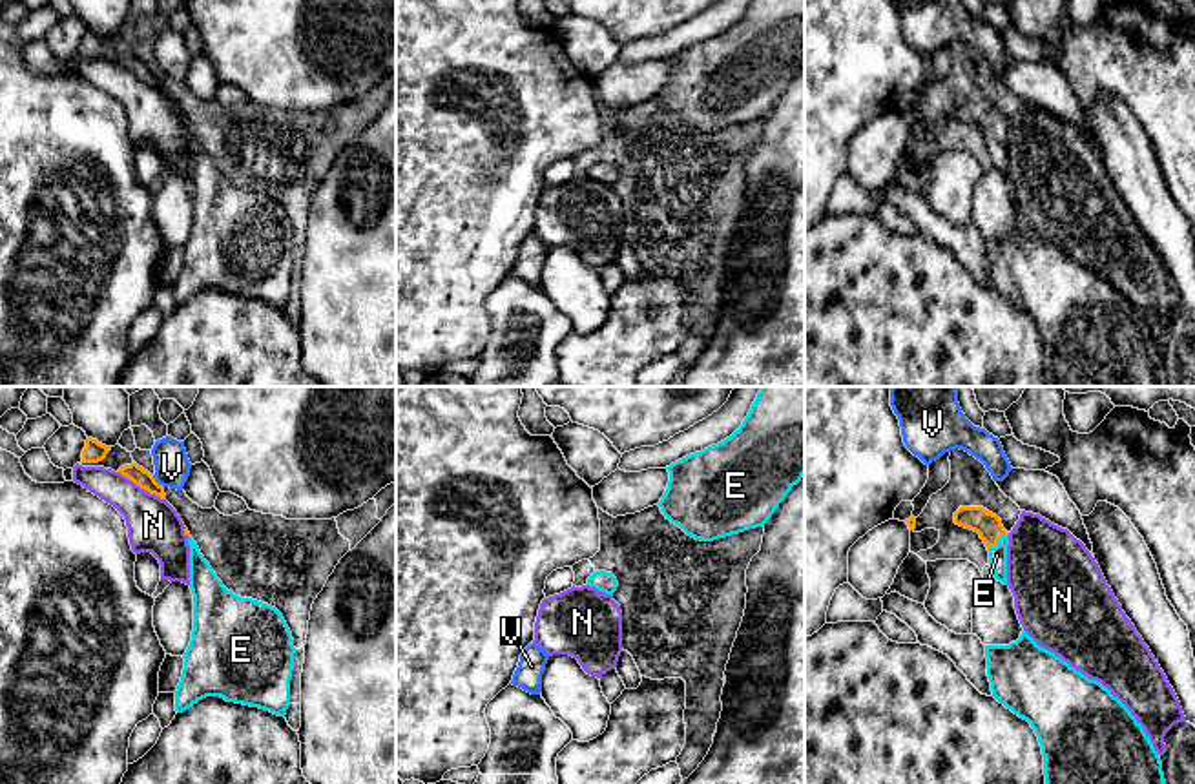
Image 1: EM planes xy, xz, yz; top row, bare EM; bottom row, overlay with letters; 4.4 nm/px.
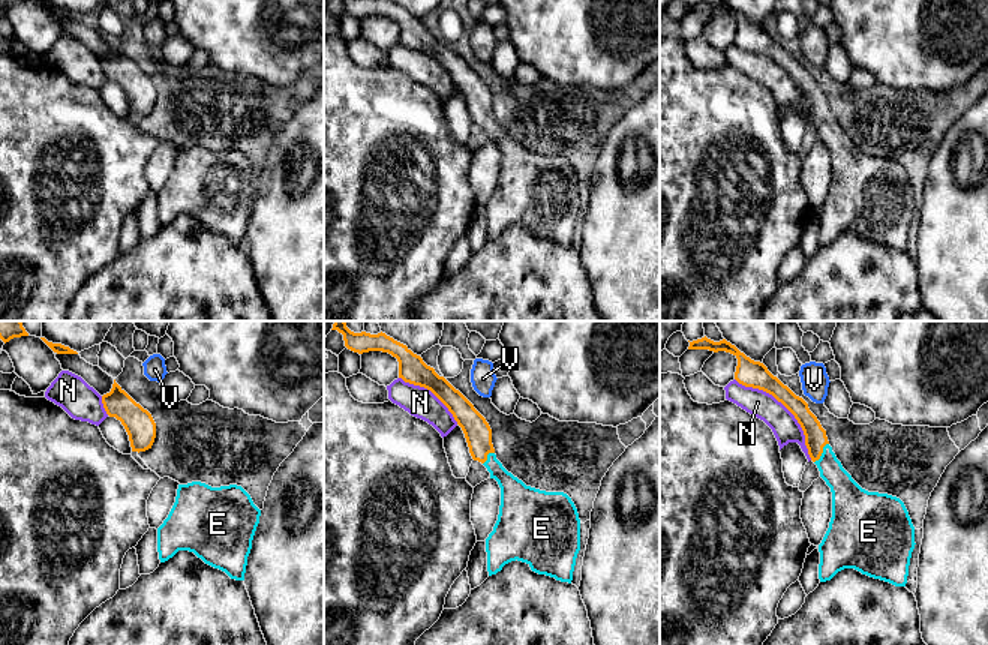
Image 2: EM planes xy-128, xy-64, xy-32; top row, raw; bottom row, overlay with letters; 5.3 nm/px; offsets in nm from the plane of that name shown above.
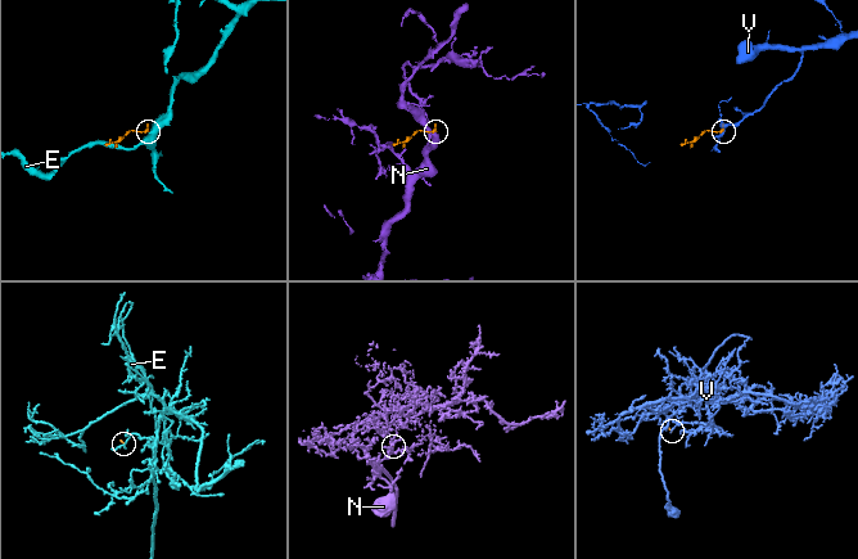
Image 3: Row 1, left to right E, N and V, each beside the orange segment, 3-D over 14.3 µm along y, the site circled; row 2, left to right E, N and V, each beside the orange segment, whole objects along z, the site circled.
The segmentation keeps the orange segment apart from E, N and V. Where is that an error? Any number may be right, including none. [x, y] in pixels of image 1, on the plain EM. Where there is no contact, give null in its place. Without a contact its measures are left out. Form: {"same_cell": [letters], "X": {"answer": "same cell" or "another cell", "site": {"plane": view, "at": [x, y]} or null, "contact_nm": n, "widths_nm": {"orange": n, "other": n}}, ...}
{"same_cell": ["E"], "E": {"answer": "same cell", "site": {"plane": "yz", "at": [997, 135]}, "contact_nm": 110, "widths_nm": {"orange": 120, "other": 80}}, "N": {"answer": "another cell", "site": {"plane": "xy", "at": [143, 79]}, "contact_nm": 240, "widths_nm": {"orange": 80, "other": 240}}, "V": {"answer": "another cell", "site": {"plane": "xy", "at": [155, 73]}, "contact_nm": 80, "widths_nm": {"orange": 80, "other": 160}}}

